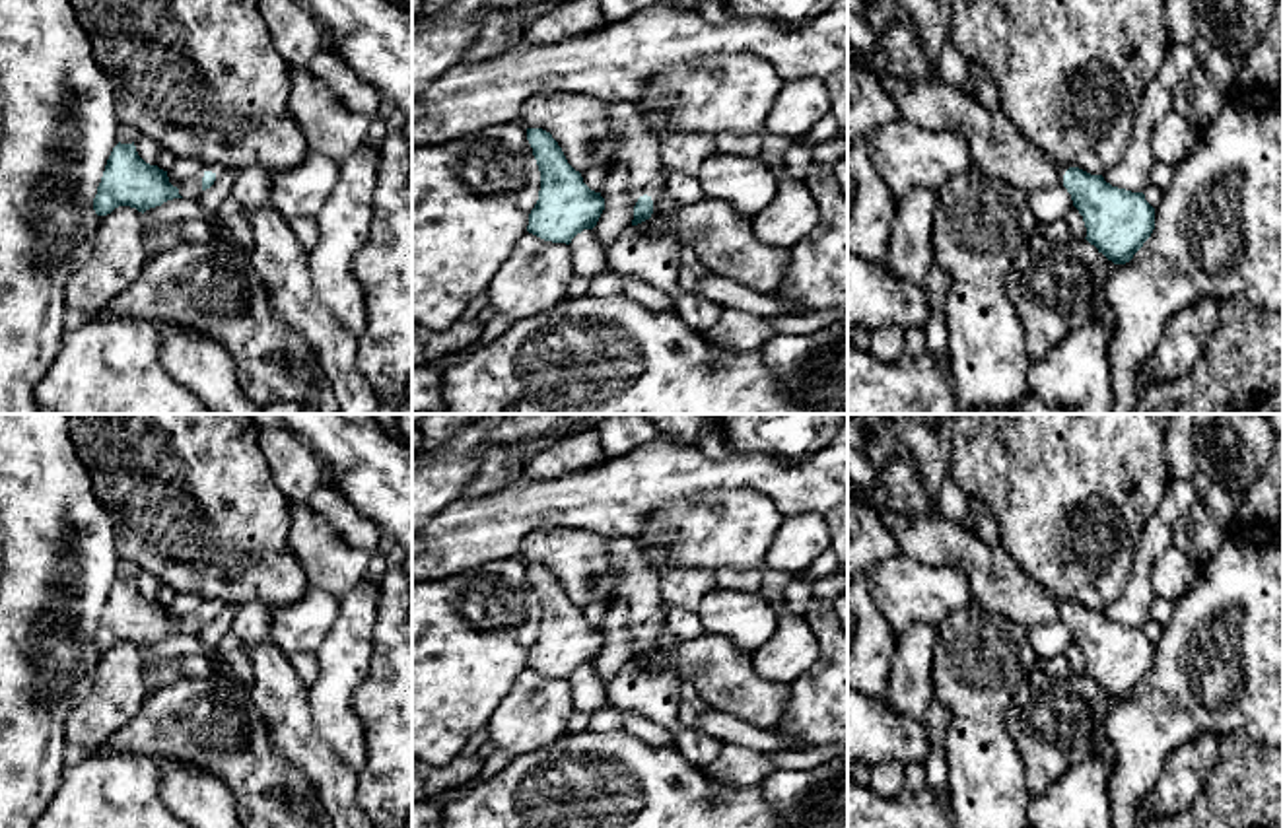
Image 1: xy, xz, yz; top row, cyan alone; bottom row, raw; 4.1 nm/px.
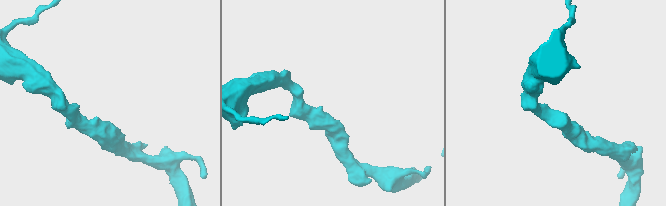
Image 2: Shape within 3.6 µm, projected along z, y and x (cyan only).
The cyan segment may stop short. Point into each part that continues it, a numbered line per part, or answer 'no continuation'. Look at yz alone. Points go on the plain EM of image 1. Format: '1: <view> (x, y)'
1: yz (998, 584)

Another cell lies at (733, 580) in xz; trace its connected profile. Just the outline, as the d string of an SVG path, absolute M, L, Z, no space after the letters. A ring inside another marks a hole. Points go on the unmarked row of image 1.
M721 568L715 571L717 587L727 591L756 595L762 583L762 568L756 569L733 569Z

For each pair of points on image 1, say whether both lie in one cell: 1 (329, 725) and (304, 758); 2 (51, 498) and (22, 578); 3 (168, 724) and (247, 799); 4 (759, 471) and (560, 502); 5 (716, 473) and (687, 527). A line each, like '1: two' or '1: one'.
1: two
2: one
3: one
4: one
5: two

